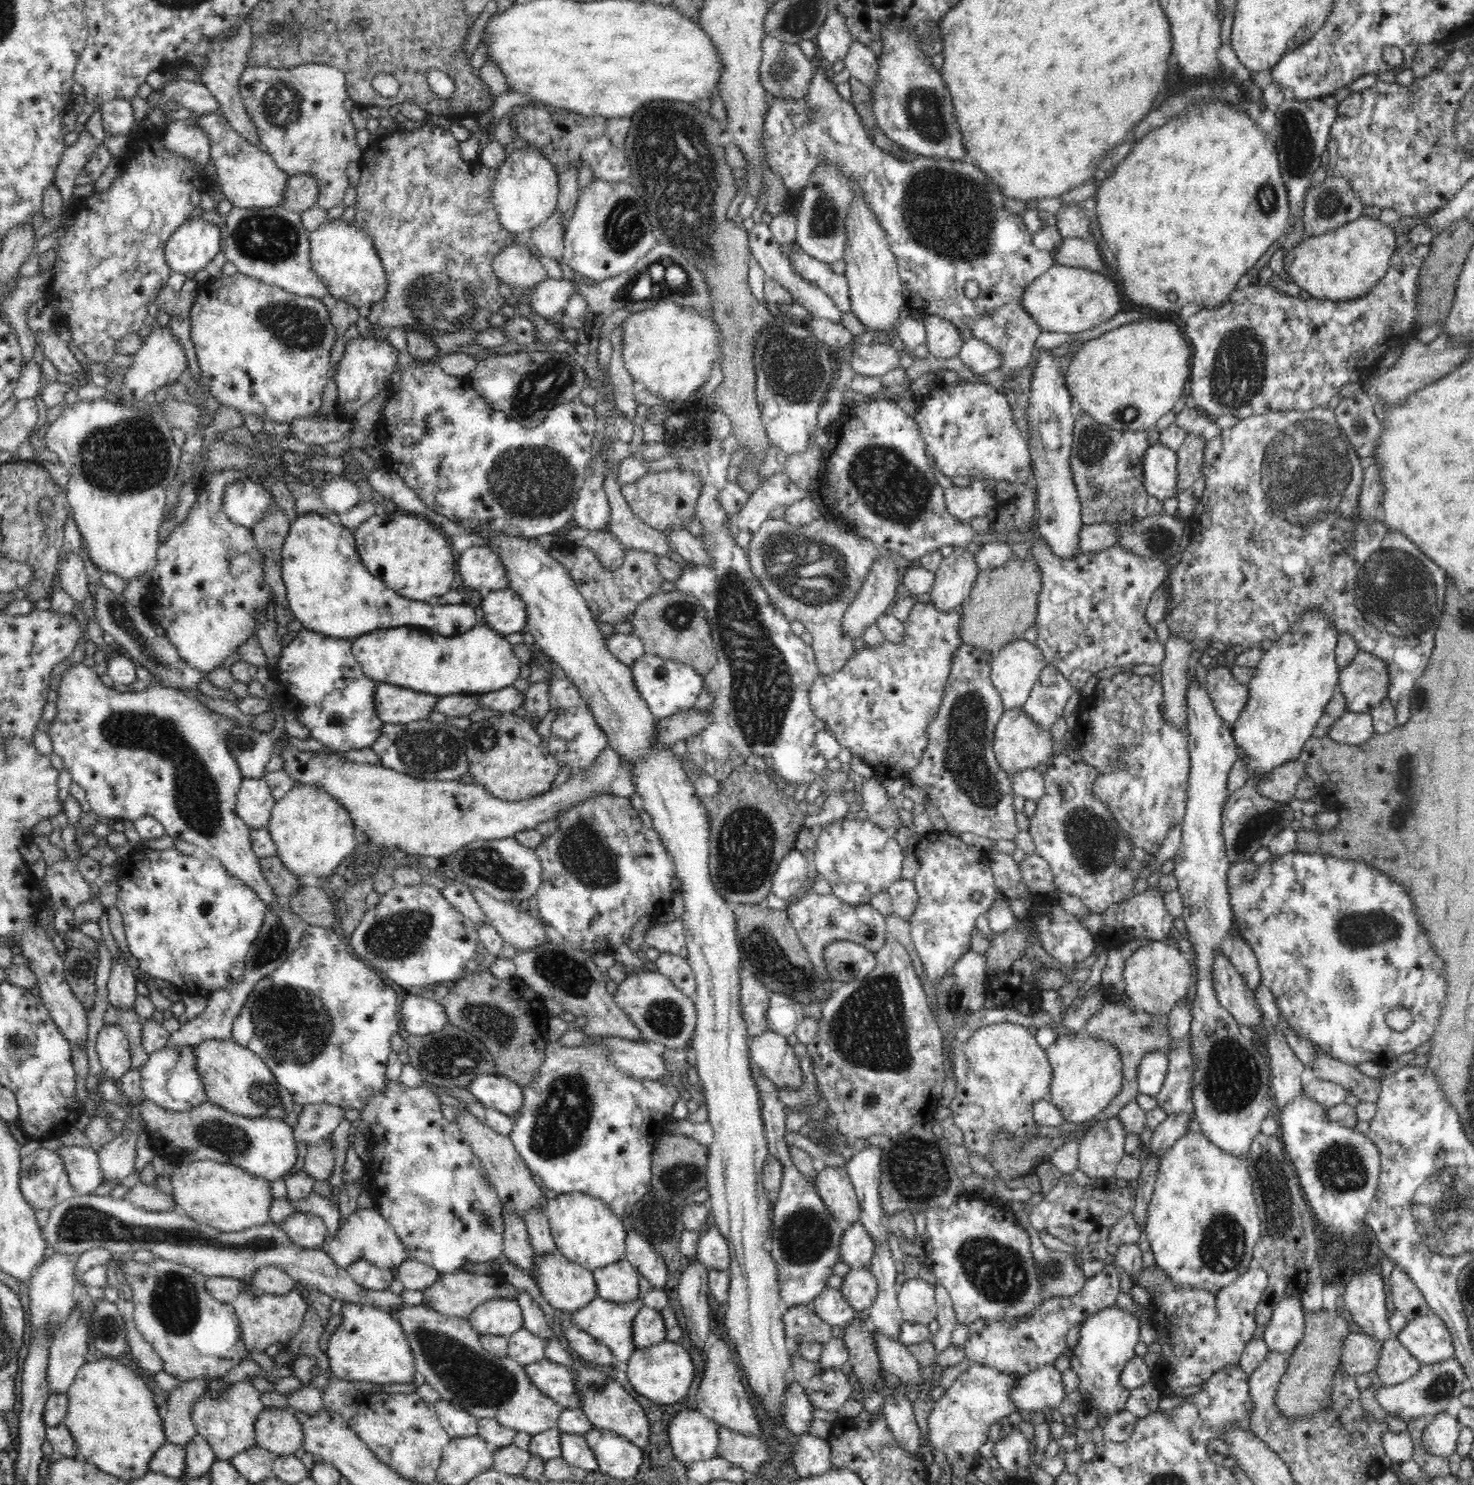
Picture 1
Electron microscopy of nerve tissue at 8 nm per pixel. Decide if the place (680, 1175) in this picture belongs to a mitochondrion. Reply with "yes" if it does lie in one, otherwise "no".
yes

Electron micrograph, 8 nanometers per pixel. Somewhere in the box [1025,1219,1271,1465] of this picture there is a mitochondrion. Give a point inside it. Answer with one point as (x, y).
(1052, 1268)

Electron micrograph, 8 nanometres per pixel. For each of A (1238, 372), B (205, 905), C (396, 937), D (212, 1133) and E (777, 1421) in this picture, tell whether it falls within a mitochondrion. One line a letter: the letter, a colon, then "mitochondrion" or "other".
A: mitochondrion
B: mitochondrion
C: mitochondrion
D: mitochondrion
E: other

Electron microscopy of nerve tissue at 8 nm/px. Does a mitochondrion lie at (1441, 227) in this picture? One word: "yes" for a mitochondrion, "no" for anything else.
no

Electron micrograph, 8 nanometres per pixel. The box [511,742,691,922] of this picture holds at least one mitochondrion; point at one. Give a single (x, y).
(583, 851)

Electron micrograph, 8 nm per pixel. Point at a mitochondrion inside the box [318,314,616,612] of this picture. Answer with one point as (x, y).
(531, 483)

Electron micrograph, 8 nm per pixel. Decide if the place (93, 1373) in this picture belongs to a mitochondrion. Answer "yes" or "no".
no

